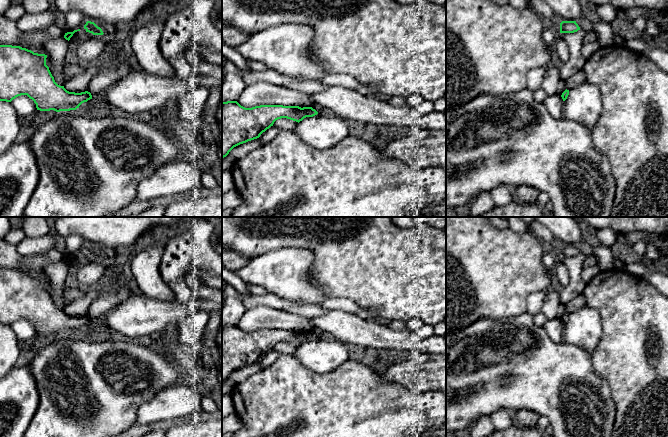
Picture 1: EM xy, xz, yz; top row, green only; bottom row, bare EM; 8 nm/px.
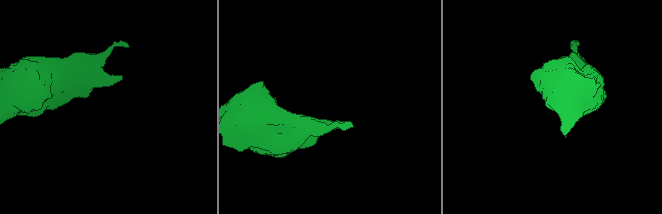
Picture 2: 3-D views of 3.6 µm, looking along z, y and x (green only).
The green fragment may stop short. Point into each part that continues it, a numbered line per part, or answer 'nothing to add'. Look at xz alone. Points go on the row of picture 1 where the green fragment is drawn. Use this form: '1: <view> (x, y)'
nothing to add

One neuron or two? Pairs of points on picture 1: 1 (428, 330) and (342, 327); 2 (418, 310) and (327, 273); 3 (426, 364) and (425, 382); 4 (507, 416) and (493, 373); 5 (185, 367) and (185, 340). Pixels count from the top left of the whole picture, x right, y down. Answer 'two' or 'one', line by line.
1: two
2: one
3: one
4: two
5: two

